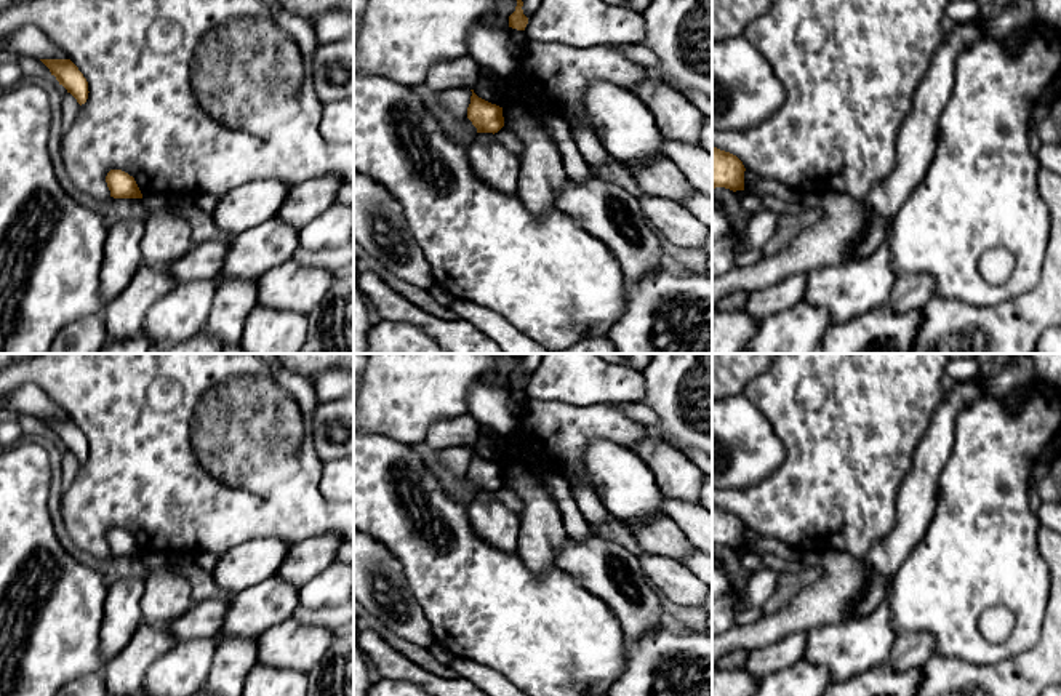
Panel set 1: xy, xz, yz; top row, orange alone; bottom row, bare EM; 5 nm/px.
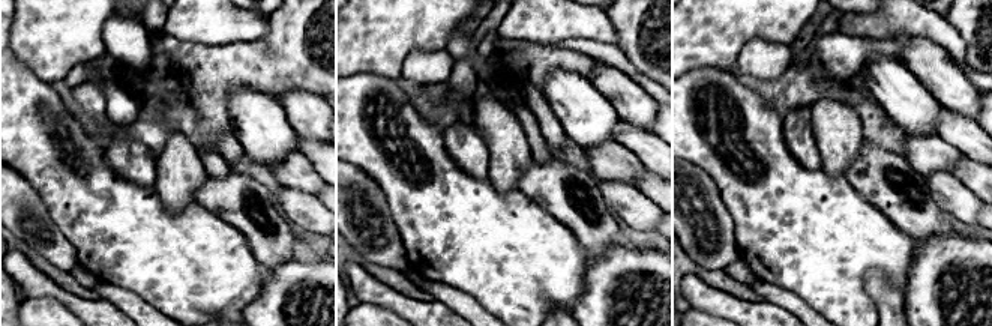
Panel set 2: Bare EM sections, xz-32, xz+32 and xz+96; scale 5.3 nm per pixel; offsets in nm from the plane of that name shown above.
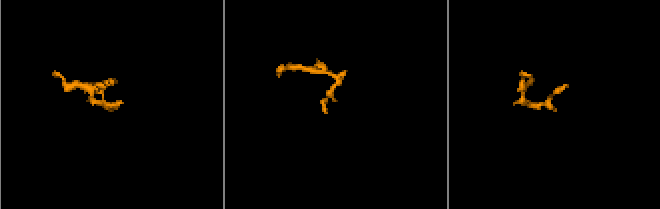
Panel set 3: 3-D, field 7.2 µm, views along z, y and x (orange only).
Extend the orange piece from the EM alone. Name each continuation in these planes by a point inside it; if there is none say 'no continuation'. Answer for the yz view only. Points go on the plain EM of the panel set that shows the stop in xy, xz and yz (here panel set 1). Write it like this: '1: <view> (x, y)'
no continuation

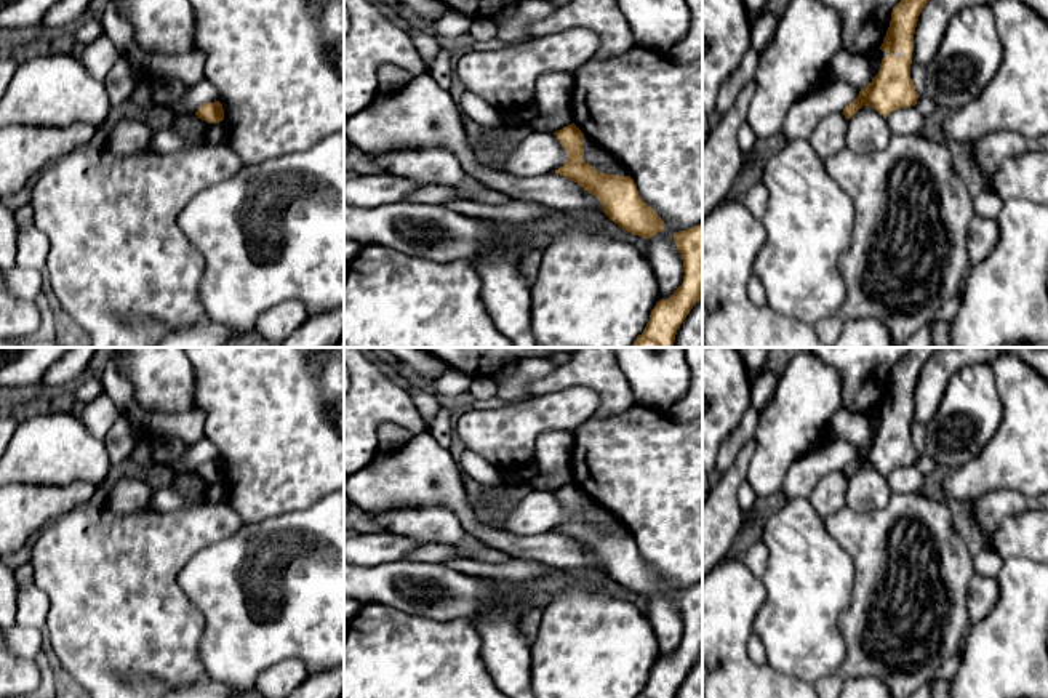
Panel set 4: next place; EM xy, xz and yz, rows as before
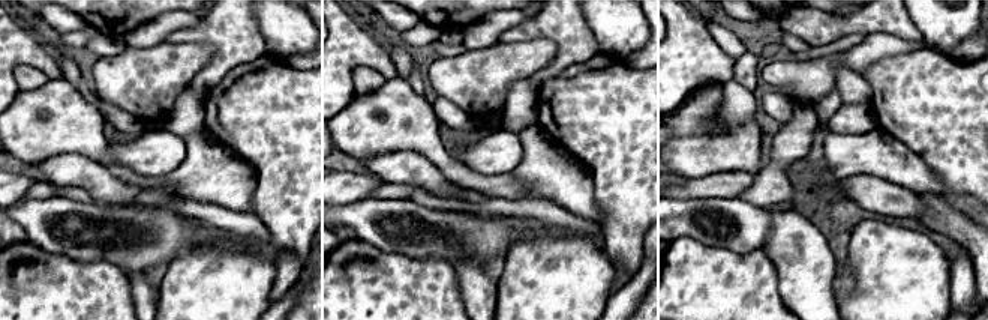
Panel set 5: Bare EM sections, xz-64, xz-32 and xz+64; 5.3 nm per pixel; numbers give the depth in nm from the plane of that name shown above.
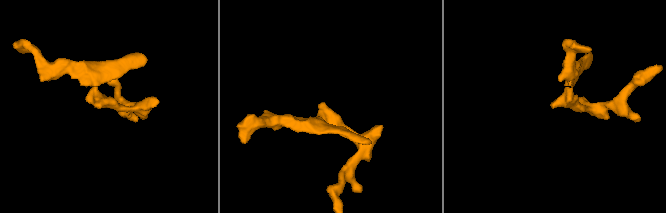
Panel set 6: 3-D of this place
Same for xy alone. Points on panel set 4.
no continuation

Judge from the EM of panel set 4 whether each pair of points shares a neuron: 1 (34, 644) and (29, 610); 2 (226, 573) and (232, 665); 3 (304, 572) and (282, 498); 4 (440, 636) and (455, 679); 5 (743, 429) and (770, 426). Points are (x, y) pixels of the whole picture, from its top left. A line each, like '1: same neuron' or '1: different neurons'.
1: different neurons
2: same neuron
3: different neurons
4: same neuron
5: different neurons

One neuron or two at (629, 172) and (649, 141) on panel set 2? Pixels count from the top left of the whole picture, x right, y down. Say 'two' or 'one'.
two

